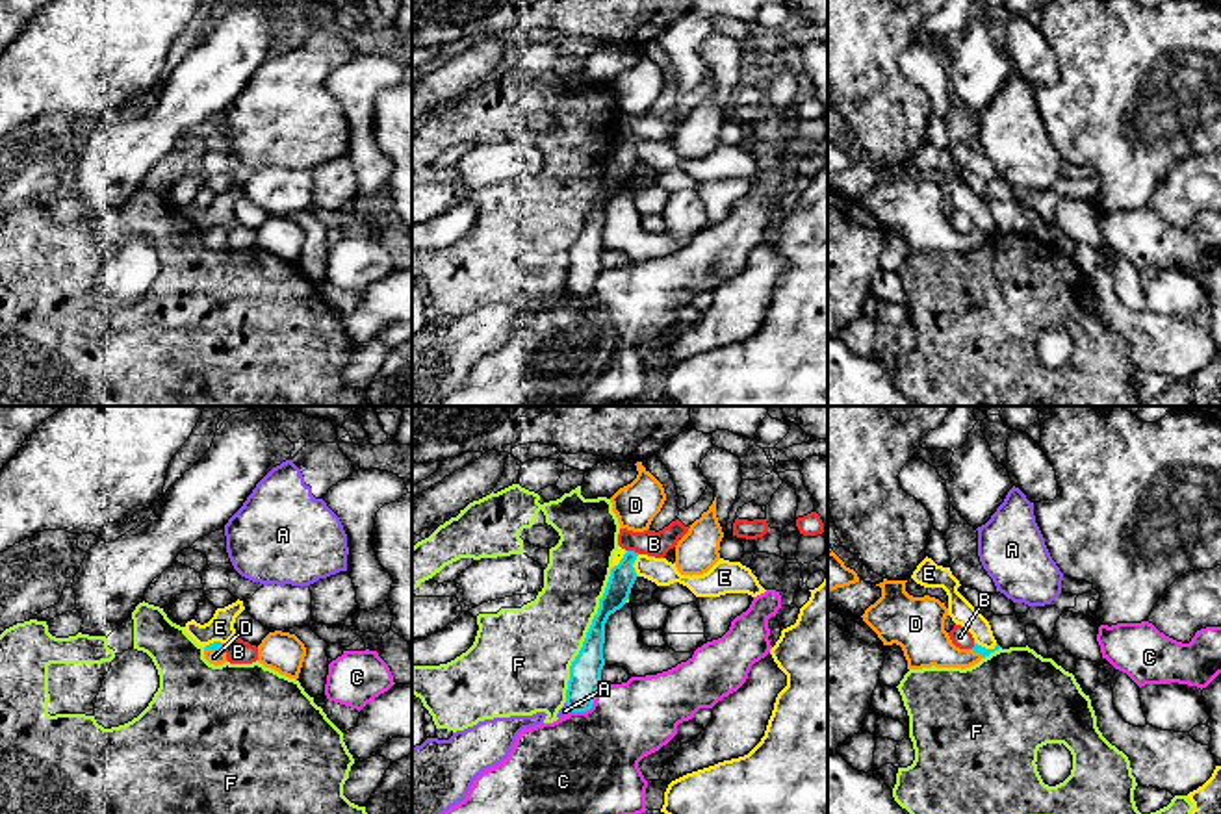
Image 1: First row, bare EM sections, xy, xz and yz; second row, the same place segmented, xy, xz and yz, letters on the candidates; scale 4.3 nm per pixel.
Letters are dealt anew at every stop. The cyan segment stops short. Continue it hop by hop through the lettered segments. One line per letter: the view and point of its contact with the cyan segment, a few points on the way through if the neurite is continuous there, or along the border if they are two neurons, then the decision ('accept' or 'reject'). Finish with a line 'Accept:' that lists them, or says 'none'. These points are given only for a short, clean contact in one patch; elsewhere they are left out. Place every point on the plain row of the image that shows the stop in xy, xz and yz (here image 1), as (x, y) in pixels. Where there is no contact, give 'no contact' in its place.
A: contact xz (568, 290); border xz (565, 288), (570, 295); reject
B: contact xz (633, 136); border xz (628, 134), (639, 138); reject
C: contact xz (591, 292); border xz (604, 269), (589, 293), (570, 297); reject
D: contact xy (214, 234); way xy (216, 230), (214, 234), (214, 241); accept
E: contact xz (631, 151); border xz (639, 139), (633, 149), (637, 160); reject
F: contact xz (587, 219); reject
Accept: D

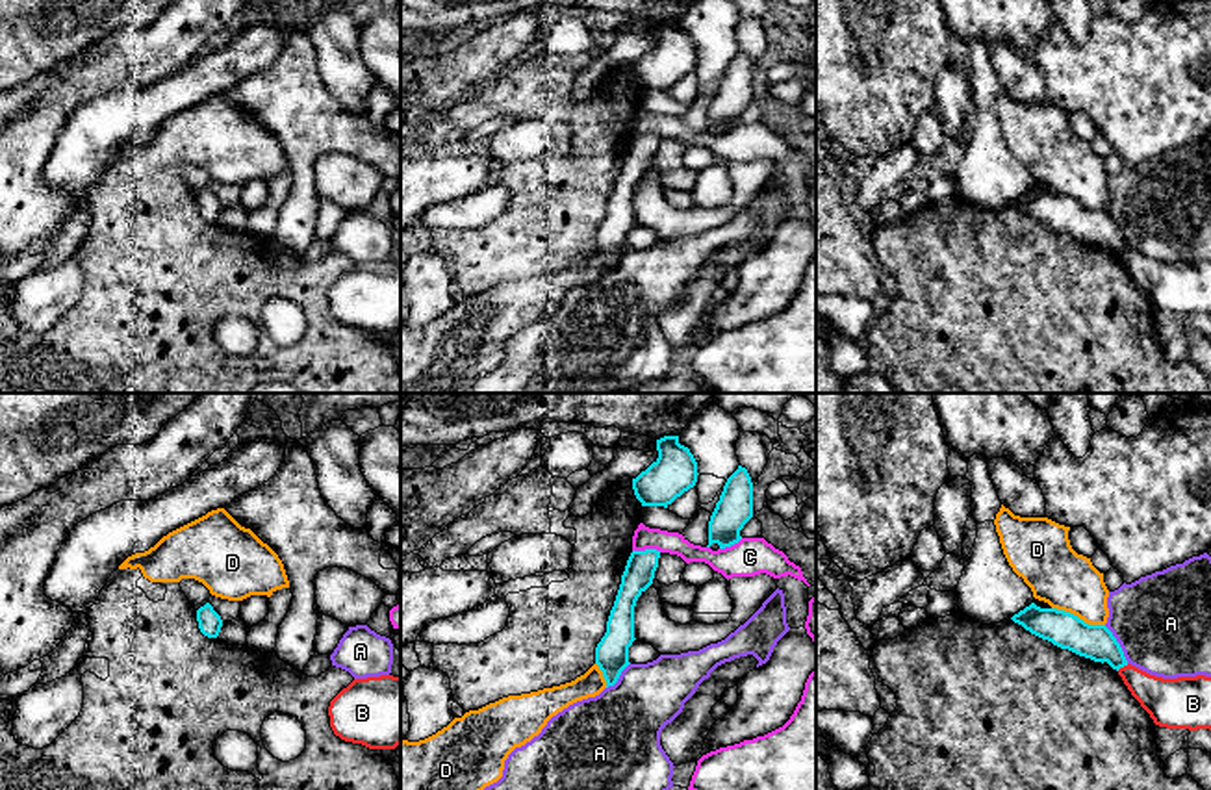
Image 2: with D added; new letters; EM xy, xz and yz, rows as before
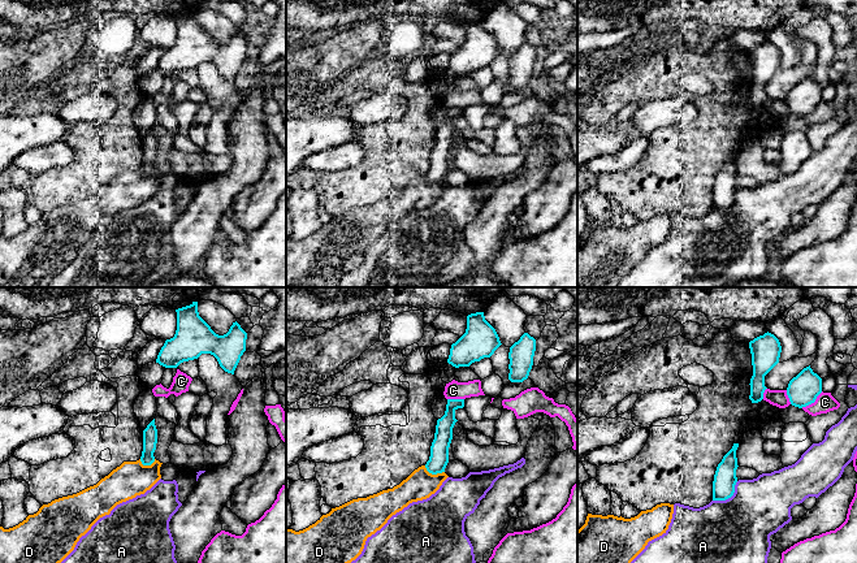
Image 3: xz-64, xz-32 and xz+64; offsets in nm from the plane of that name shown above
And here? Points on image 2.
A: contact yz (1119, 229); border yz (1104, 210), (1128, 247); reject
B: contact yz (1122, 251); border yz (1128, 249), (1117, 254); reject
C: contact xz (648, 134); border xz (633, 134), (661, 136); reject
D: contact yz (1076, 201); border yz (1052, 191), (1069, 195), (1089, 208), (1104, 210); reject
Accept: none

